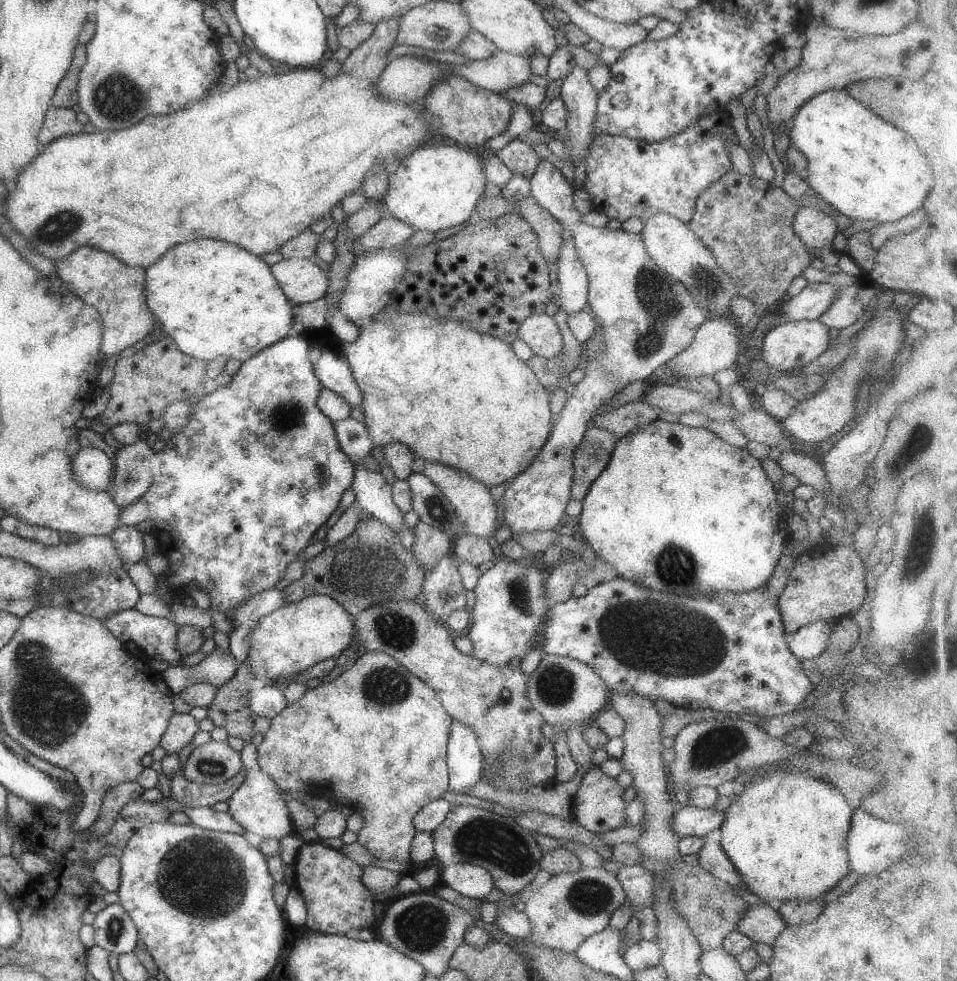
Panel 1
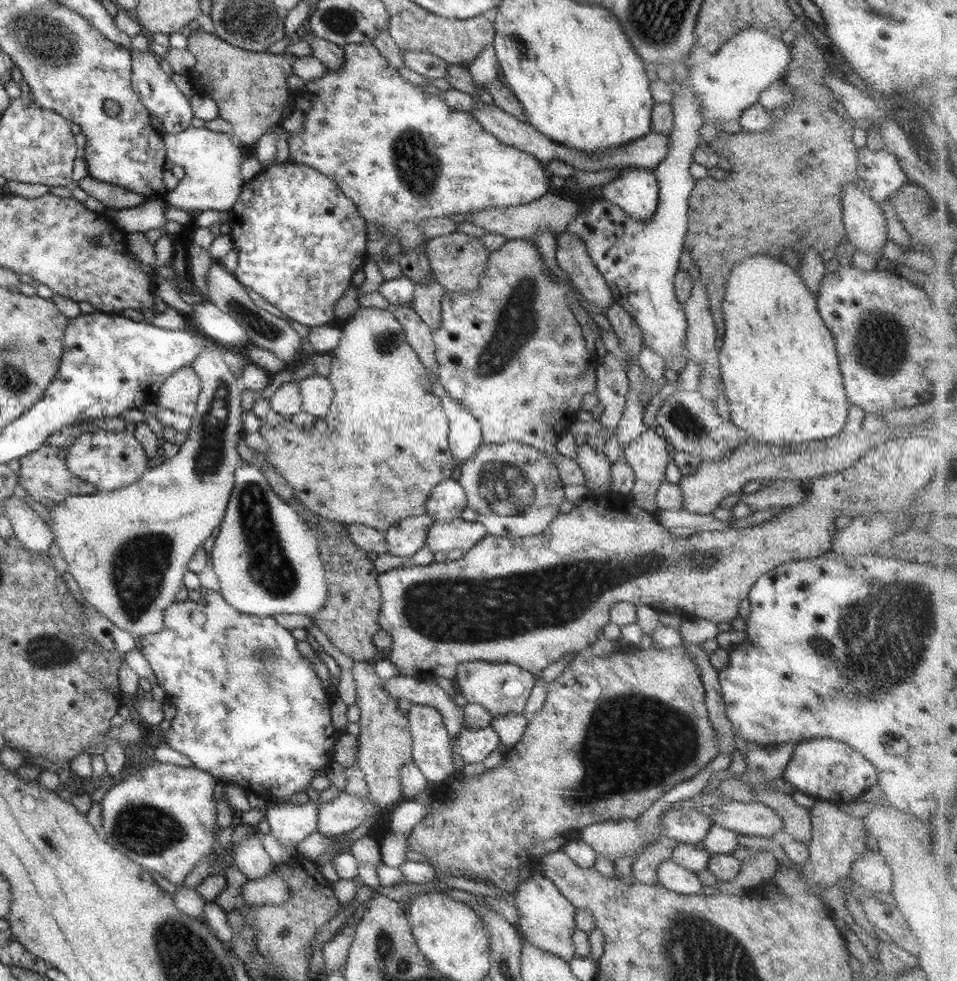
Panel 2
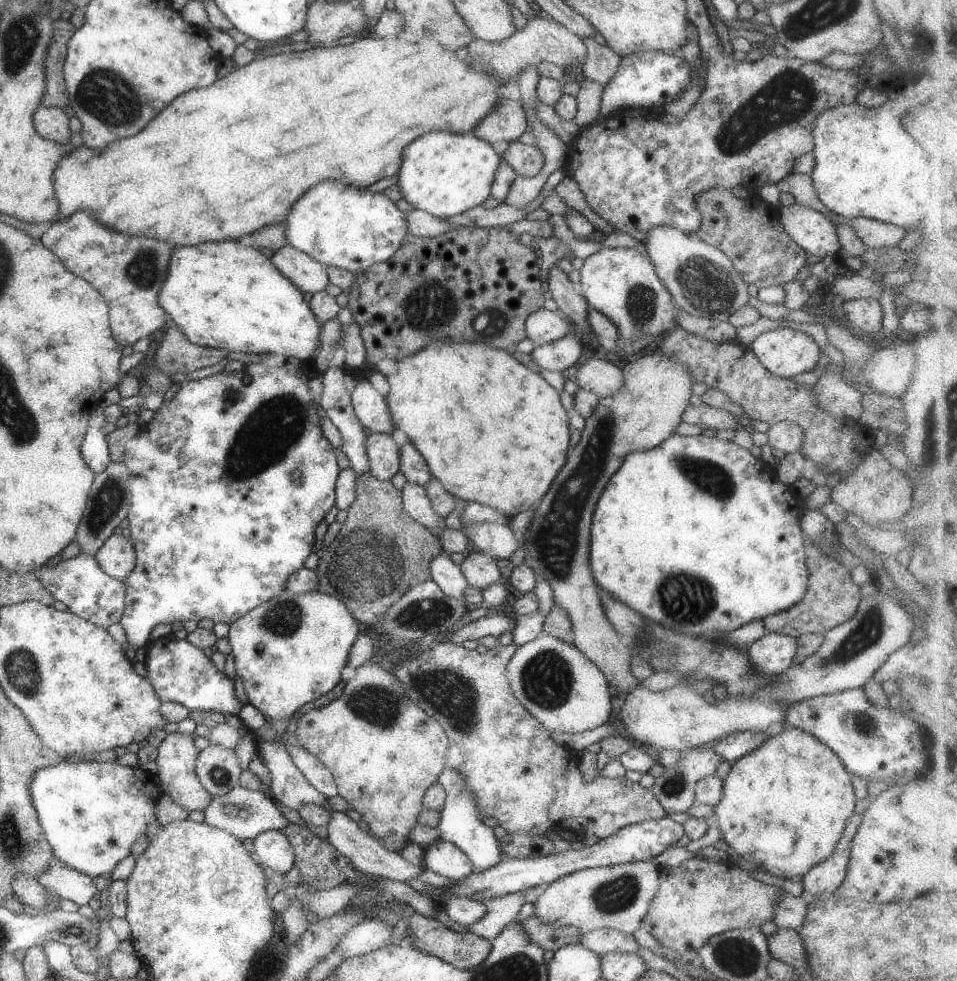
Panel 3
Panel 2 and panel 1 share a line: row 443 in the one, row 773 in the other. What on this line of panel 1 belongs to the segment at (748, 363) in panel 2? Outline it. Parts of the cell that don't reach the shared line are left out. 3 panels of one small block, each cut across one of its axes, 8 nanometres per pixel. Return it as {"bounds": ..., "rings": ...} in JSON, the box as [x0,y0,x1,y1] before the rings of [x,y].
{"bounds":[719,770,853,905],"rings":[[[775,770],[744,784],[741,793],[732,798],[723,812],[725,818],[719,827],[722,851],[737,870],[745,888],[764,903],[776,905],[791,899],[815,900],[849,871],[846,836],[853,810],[841,792],[829,782],[812,778],[799,770],[792,773]]]}

